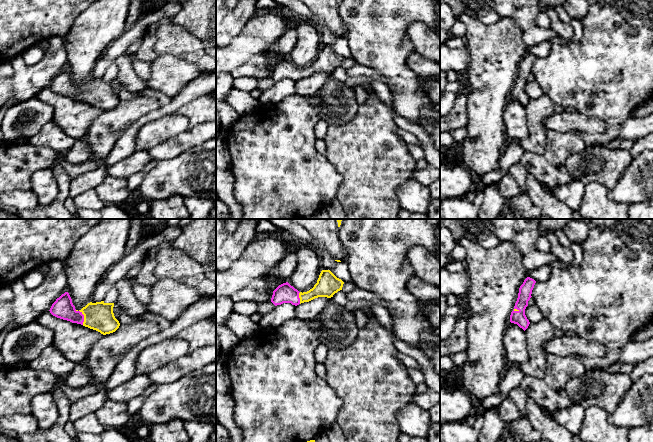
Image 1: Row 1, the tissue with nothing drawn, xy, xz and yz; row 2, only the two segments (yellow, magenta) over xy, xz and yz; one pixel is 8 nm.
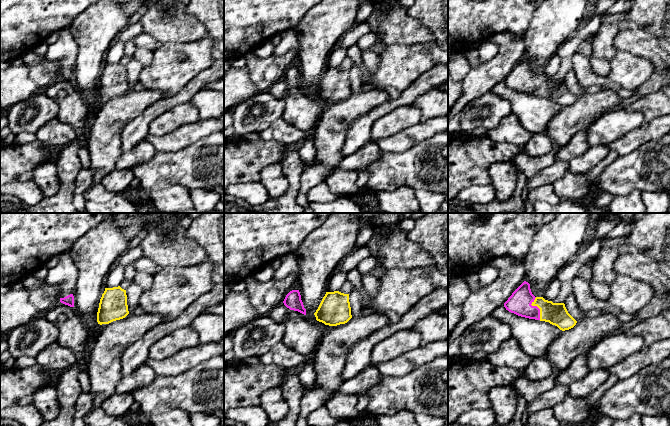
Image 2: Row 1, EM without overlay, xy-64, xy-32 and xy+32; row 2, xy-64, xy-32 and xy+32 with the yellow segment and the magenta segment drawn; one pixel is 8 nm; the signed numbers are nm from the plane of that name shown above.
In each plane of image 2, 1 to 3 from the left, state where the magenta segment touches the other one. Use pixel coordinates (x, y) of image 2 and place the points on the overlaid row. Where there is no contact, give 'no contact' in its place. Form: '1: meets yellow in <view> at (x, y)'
1: no contact
2: no contact
3: meets yellow in xy+32 at (537, 306)

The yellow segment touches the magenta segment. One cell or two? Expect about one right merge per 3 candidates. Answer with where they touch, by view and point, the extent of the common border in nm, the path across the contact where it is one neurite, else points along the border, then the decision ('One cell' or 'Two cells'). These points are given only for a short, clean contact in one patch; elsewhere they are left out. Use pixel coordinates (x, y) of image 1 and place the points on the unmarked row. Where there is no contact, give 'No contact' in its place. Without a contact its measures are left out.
Touches yellow at xy (84, 93). Shared border 120 nm. Path across: xy (99, 92), (84, 93), (74, 92), (63, 84). One cell

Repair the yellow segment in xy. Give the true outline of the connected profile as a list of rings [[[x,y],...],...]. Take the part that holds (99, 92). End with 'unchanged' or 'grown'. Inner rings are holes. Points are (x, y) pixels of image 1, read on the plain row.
[[[65,68],[56,75],[49,87],[57,94],[81,100],[106,111],[115,108],[120,102],[114,92],[113,83],[114,79],[90,78],[77,87],[69,69]]] | grown

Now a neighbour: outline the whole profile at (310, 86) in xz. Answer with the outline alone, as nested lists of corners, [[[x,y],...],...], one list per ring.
[[[318,73],[309,78],[304,78],[296,82],[295,94],[302,96],[315,95],[321,86],[325,83],[325,80],[329,74]]]

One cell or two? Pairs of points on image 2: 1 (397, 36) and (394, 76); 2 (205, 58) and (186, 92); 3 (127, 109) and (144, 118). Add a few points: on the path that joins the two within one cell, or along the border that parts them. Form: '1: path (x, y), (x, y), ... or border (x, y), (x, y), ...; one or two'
1: border (420, 43), (388, 44), (386, 46); two
2: border (213, 62), (195, 75), (178, 92); two
3: border (157, 101), (138, 114), (121, 131); two

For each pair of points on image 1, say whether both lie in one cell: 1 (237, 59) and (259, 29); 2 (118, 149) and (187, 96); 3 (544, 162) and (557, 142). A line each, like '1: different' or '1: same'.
1: same
2: same
3: same

